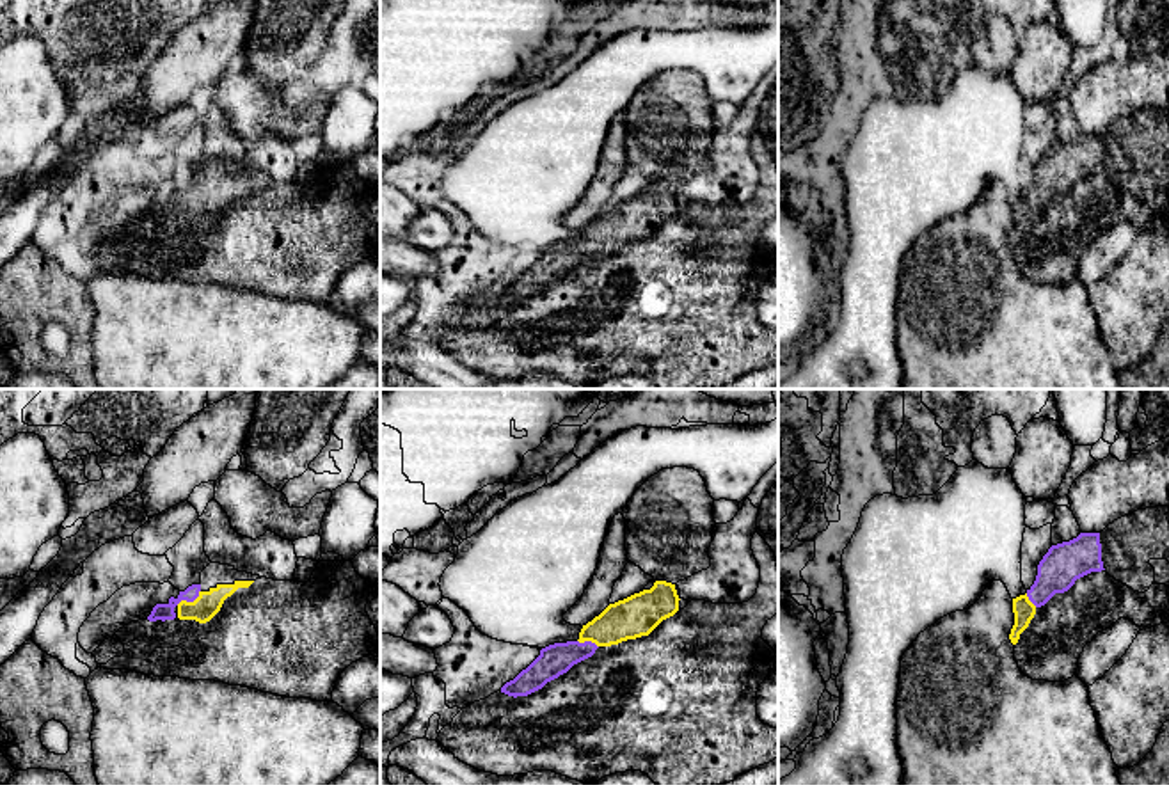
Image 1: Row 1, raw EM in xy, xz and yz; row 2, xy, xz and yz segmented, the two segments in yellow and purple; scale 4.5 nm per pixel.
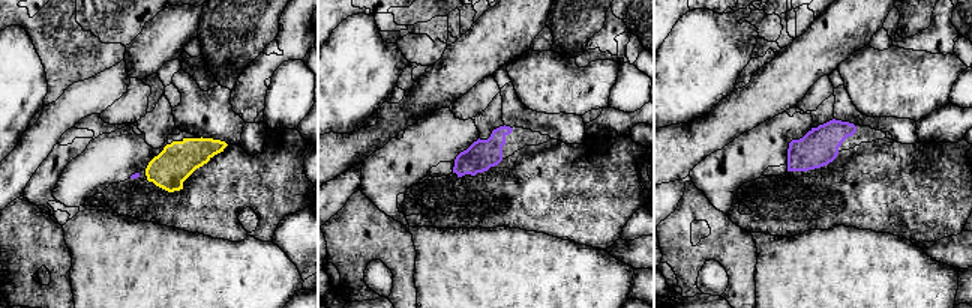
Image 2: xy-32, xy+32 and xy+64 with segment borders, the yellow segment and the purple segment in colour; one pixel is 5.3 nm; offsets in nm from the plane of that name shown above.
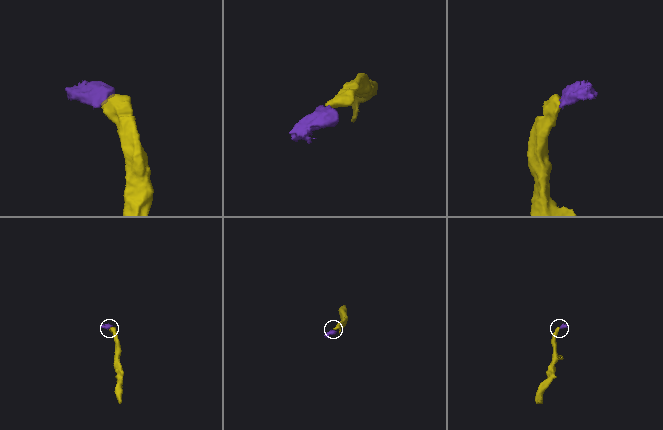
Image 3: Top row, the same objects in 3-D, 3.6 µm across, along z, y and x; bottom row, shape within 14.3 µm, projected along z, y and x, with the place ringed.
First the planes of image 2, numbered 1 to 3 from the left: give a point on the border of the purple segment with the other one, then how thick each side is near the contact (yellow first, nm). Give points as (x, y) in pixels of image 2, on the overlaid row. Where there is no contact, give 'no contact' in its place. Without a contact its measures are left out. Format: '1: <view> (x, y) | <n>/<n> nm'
1: no contact
2: no contact
3: no contact

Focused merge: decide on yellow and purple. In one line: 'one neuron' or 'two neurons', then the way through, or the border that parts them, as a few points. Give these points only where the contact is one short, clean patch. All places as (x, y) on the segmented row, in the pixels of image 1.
one neuron | across xy (206, 604), (189, 602), (174, 602), (160, 611)

